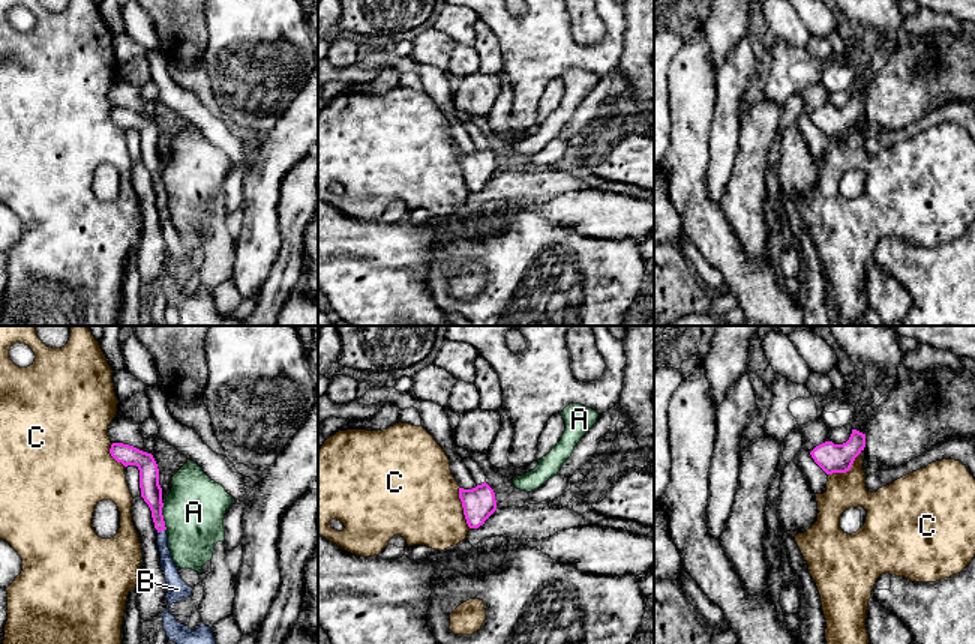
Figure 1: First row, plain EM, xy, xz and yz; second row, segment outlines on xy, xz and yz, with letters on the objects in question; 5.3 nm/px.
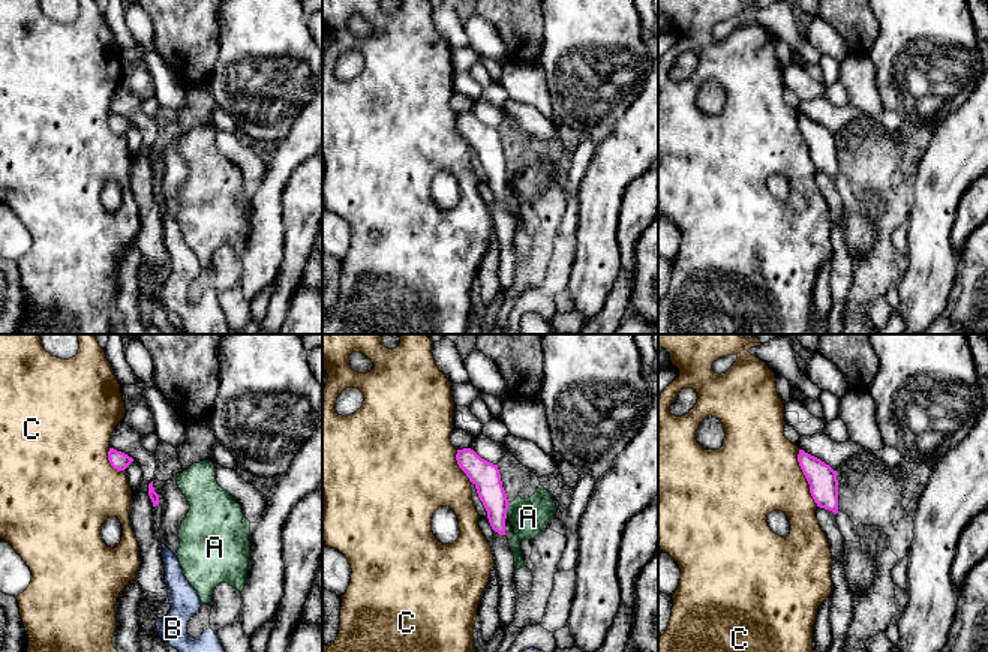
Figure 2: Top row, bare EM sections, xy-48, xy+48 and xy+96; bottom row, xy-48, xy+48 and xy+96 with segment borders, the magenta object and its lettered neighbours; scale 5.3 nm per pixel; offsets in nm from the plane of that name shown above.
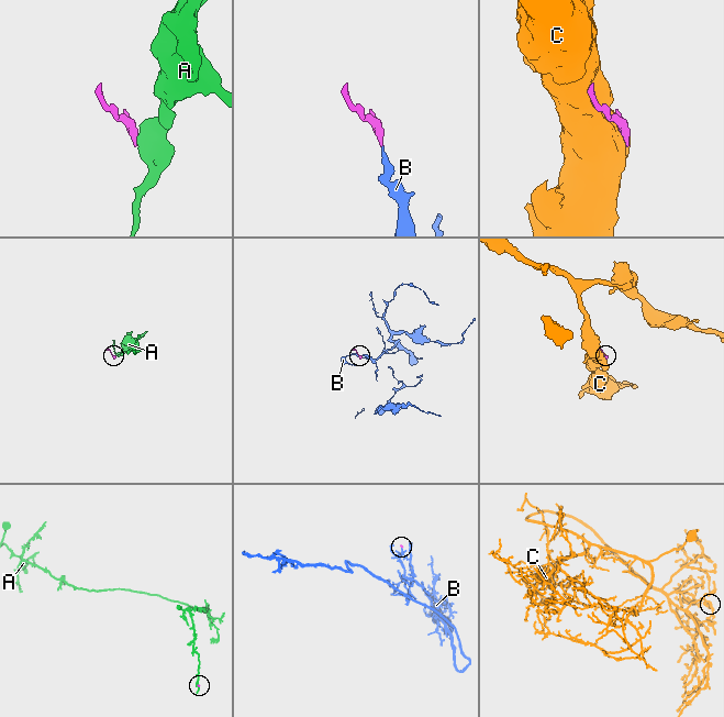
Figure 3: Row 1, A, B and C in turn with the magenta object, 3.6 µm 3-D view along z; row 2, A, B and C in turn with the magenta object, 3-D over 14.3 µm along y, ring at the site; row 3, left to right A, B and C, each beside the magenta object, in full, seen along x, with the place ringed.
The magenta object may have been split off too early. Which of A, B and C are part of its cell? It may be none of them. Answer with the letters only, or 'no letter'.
B

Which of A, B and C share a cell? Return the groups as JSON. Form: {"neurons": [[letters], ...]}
{"neurons": [["A"], ["B"], ["C"]]}

